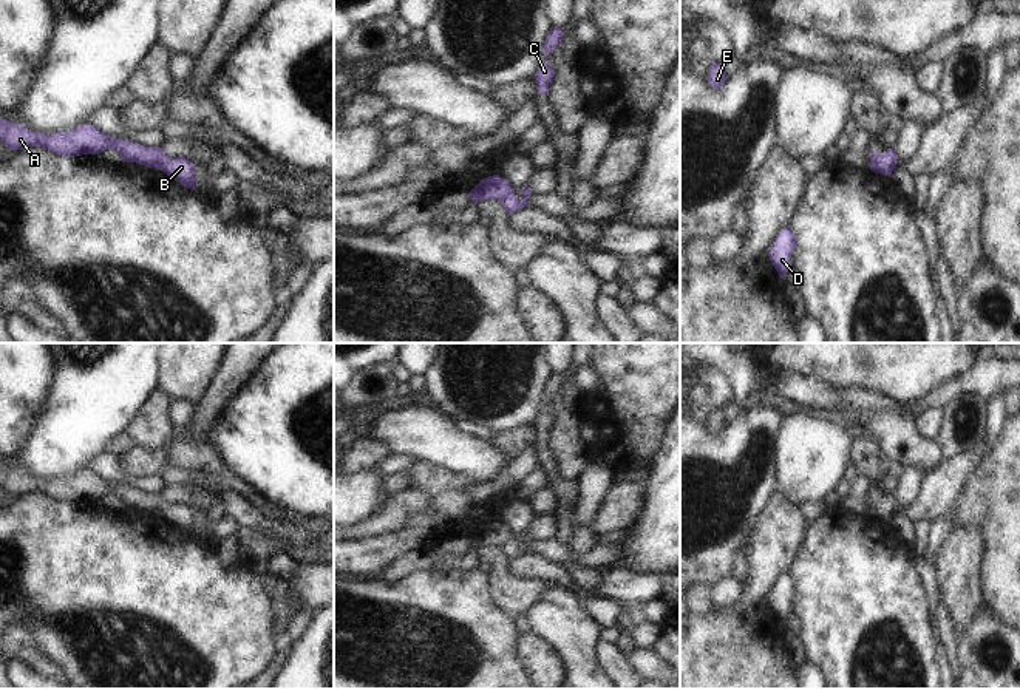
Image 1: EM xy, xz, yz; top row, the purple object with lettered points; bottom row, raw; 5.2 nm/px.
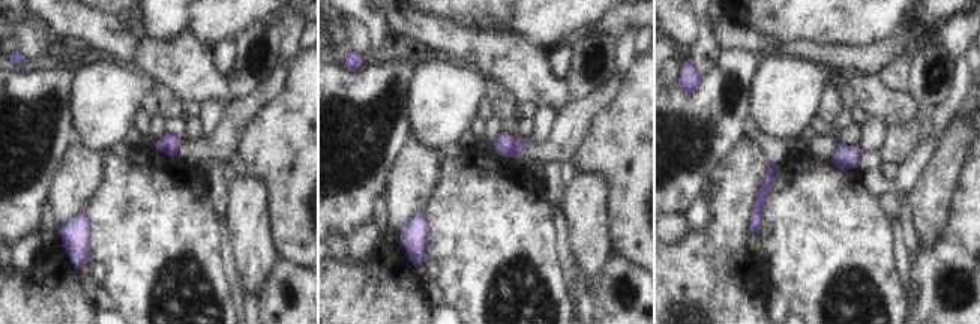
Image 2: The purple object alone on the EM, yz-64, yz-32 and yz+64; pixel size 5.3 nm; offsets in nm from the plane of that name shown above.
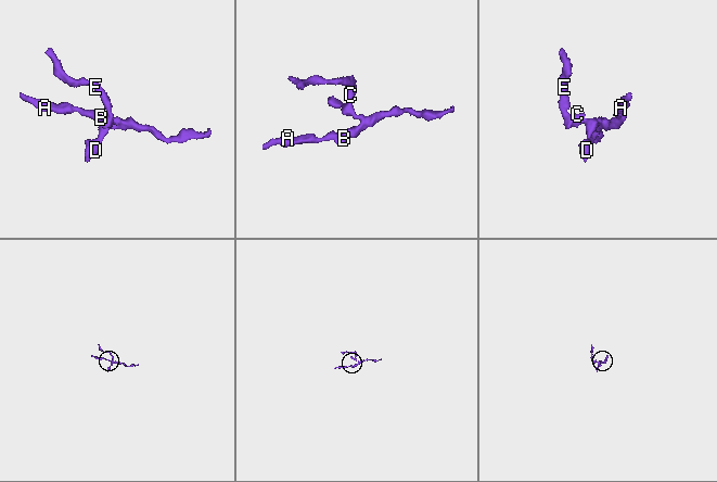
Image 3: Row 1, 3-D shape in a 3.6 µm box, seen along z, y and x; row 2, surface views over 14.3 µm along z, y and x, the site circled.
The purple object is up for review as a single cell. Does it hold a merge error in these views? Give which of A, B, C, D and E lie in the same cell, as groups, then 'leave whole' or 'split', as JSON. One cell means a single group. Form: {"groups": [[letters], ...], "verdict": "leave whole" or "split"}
{"groups": [["A"], ["B", "C", "D", "E"]], "verdict": "split"}

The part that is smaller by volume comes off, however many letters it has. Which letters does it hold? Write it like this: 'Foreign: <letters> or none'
Foreign: A.

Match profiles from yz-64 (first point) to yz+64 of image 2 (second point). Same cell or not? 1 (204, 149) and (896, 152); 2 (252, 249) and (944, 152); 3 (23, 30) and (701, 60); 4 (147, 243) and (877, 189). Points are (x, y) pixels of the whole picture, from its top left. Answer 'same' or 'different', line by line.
1: same
2: same
3: different
4: different

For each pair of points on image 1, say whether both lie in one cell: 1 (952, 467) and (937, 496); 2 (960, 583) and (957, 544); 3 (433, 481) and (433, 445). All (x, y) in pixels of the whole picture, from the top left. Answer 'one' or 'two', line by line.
1: one
2: one
3: two

